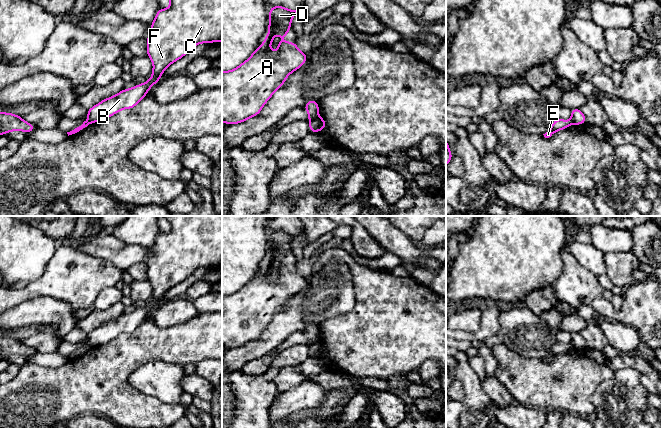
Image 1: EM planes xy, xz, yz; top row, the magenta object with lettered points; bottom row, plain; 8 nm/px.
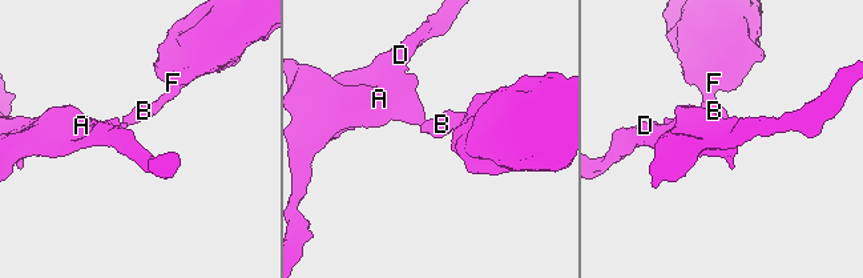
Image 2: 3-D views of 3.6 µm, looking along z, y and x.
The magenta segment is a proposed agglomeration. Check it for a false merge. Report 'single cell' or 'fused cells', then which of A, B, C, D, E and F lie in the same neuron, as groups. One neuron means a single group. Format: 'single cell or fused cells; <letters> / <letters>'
fused cells; A D E / B C F

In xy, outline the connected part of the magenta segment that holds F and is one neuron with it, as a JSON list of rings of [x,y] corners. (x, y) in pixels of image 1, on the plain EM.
[[[166,216],[170,223],[170,231],[167,233],[160,232],[154,245],[149,248],[153,256],[146,262],[147,280],[153,286],[152,301],[143,308],[135,309],[130,313],[123,313],[118,318],[106,322],[87,334],[87,345],[90,347],[99,346],[110,342],[123,333],[132,333],[148,317],[149,313],[160,303],[167,291],[184,281],[196,269],[201,267],[222,266],[222,216]]]

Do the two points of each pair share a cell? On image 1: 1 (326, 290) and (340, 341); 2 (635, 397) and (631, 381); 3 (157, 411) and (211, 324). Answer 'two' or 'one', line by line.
1: two
2: one
3: one

